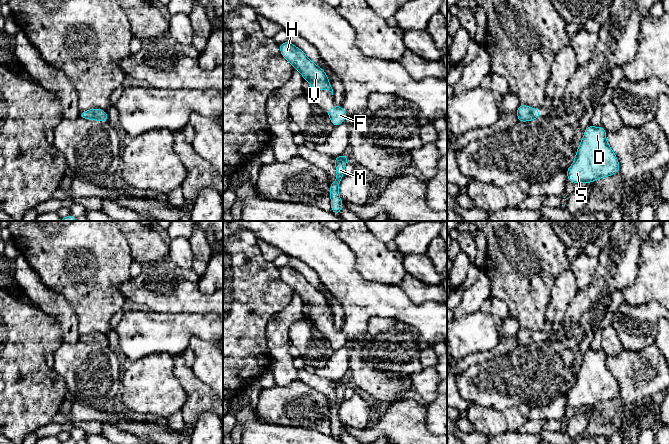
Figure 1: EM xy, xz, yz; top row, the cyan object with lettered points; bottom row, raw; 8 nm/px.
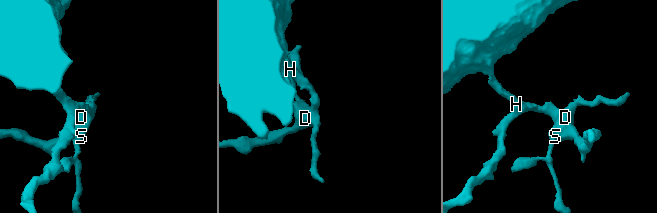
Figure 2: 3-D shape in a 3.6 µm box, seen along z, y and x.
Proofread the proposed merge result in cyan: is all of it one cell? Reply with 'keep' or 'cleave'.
keep

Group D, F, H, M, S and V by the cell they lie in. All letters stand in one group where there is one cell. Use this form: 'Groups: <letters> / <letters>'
Groups: D F H M S V

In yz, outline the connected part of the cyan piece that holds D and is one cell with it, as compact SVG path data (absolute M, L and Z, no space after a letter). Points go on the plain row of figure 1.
M589 349L575 378L575 384L566 394L571 407L592 407L620 395L618 382L606 364L604 351Z

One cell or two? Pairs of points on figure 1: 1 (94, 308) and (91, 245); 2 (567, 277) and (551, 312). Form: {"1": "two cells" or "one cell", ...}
{"1": "one cell", "2": "one cell"}

